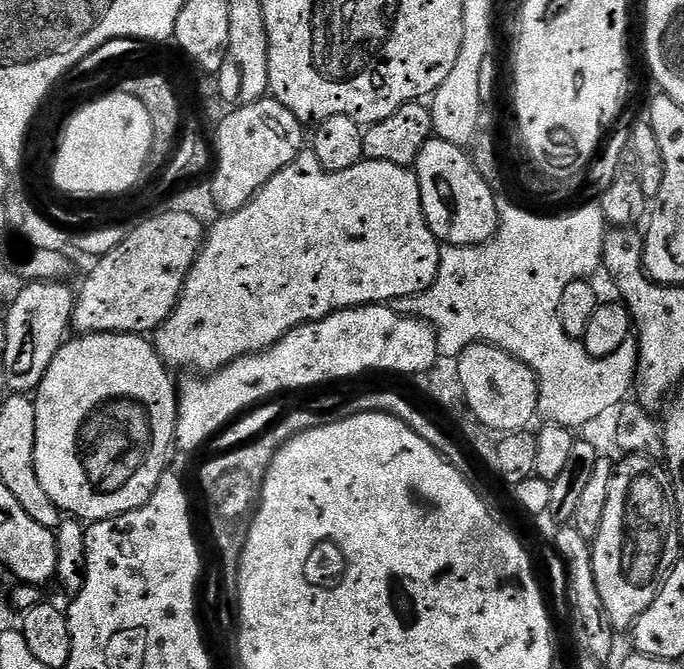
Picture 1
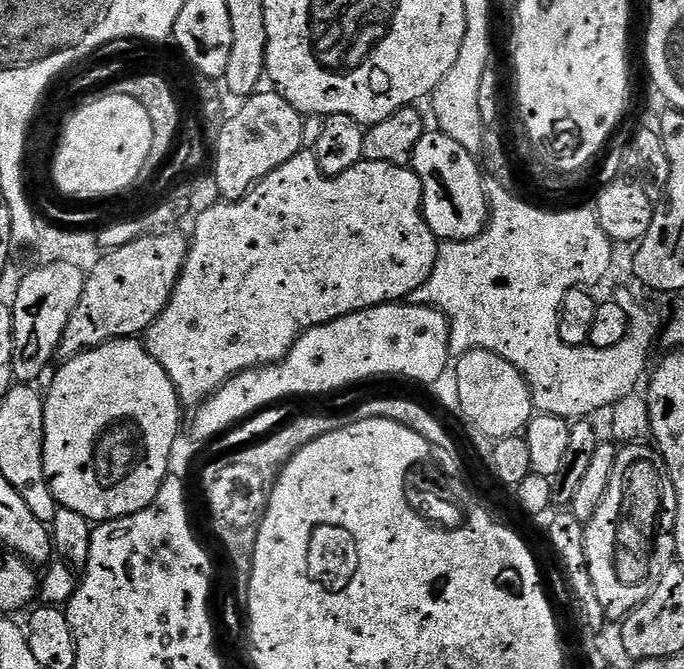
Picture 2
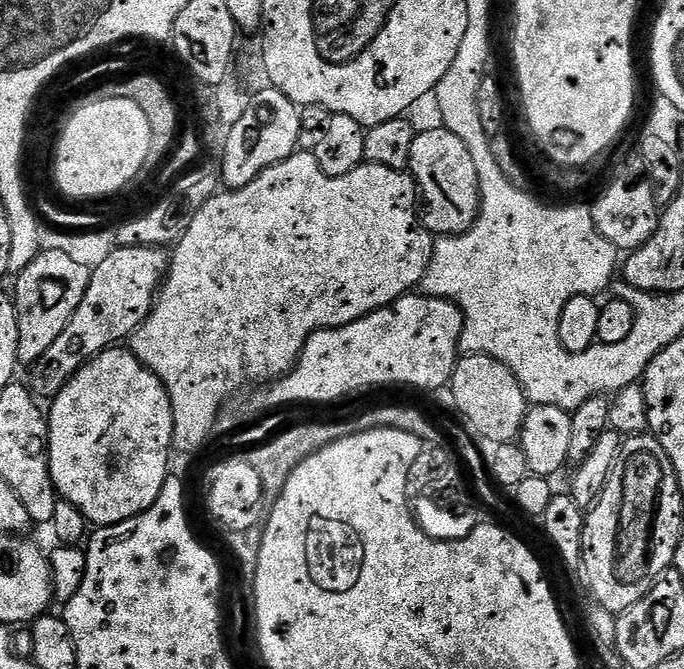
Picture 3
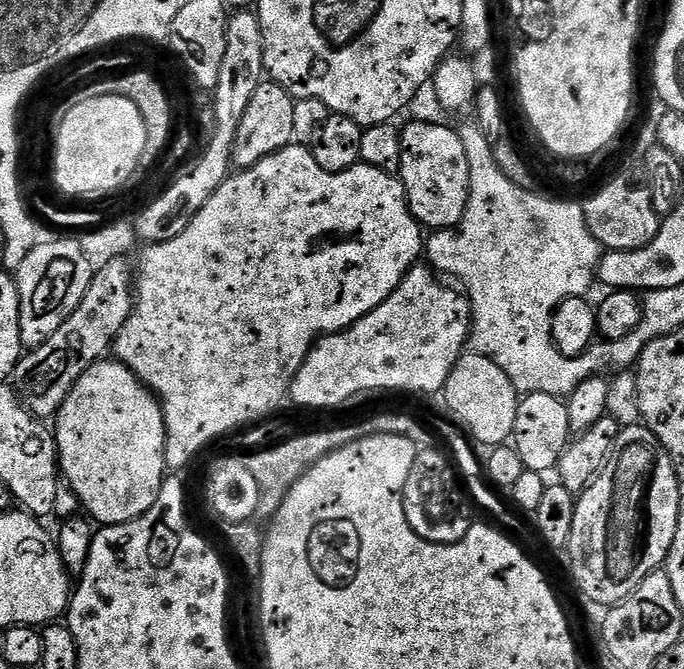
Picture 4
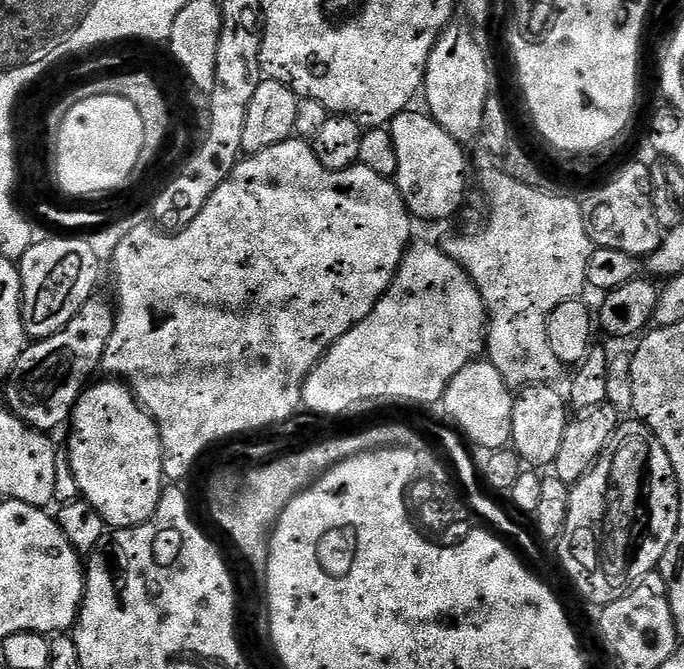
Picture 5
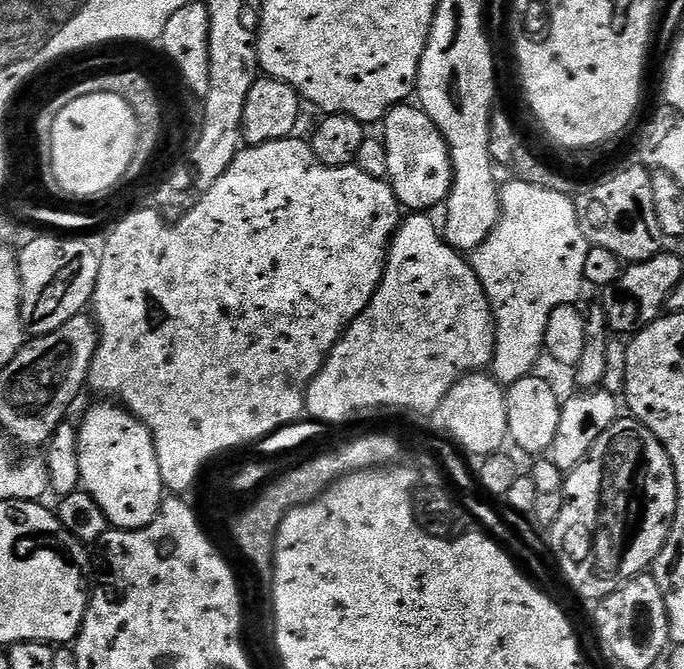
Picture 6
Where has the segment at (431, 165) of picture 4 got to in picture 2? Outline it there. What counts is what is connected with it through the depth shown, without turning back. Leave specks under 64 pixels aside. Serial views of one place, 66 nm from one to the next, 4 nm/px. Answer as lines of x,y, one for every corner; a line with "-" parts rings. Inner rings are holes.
425,131
418,146
414,146
410,167
422,182
424,221
437,241
469,240
488,227
490,209
486,176
481,161
466,146
458,146
458,142
445,132

